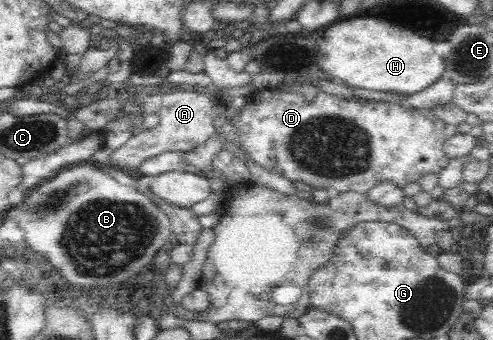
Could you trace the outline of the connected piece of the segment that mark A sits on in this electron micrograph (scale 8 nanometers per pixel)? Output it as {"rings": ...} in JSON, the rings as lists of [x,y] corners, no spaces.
{"rings":[[[181,88],[175,92],[169,92],[169,94],[165,93],[162,96],[158,125],[147,133],[133,135],[123,146],[111,151],[105,165],[113,170],[127,173],[135,171],[146,158],[151,158],[151,156],[166,152],[192,151],[216,134],[218,129],[217,109],[217,102],[206,91],[199,92]]]}

